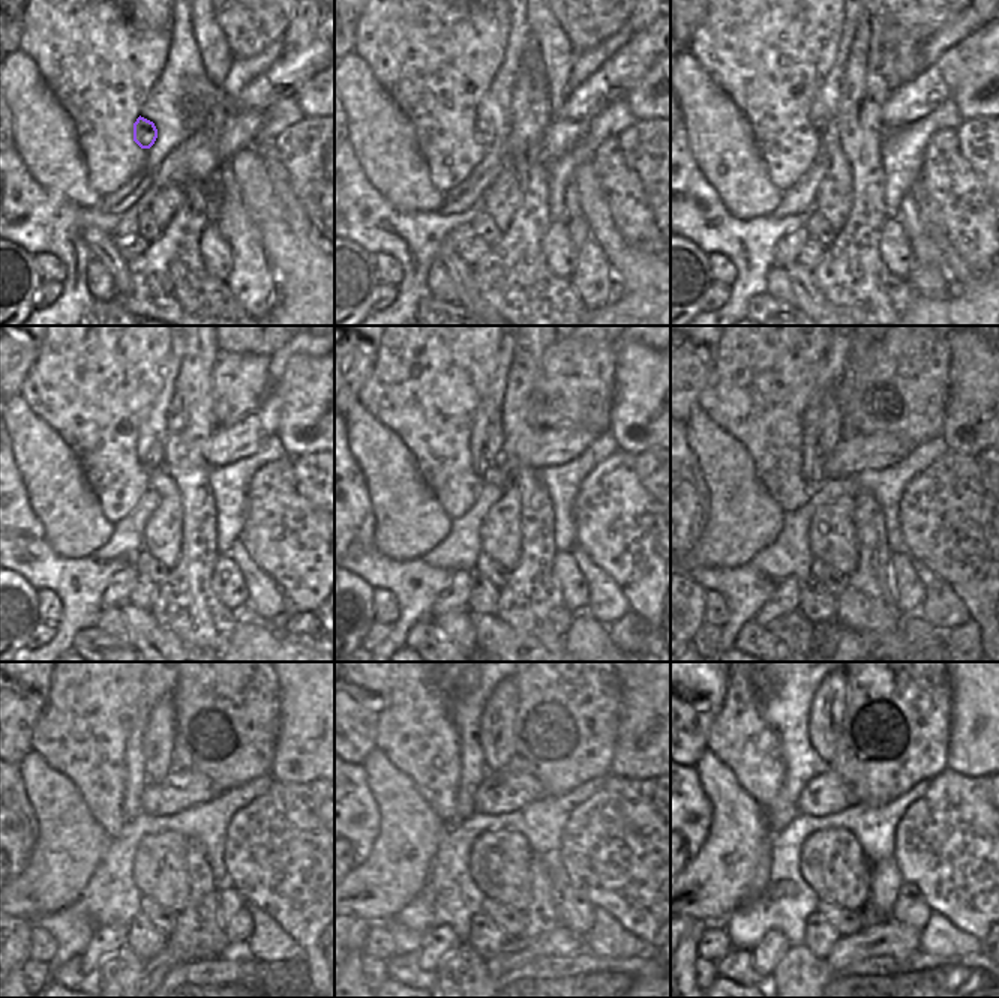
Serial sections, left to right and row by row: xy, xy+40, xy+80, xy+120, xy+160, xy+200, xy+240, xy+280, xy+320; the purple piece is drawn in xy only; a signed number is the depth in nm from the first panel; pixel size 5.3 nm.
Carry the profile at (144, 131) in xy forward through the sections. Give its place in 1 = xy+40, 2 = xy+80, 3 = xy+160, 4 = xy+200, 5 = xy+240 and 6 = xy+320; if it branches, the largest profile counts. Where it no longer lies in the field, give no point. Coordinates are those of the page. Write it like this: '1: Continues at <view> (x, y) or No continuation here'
1: Continues at xy+40 (483, 129)
2: Continues at xy+80 (819, 126)
3: Continues at xy+160 (494, 441)
4: Continues at xy+200 (831, 422)
5: Continues at xy+240 (161, 730)
6: Continues at xy+320 (830, 703).

